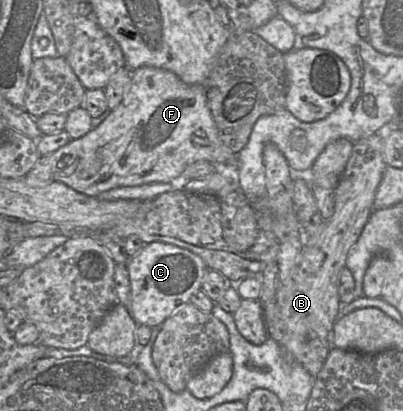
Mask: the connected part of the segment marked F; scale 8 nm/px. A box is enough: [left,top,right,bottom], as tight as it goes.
[25,66,236,197]

